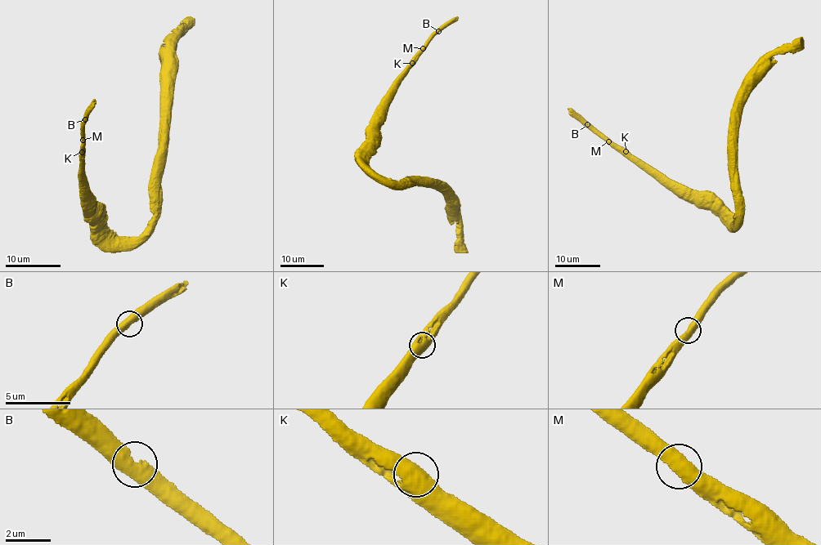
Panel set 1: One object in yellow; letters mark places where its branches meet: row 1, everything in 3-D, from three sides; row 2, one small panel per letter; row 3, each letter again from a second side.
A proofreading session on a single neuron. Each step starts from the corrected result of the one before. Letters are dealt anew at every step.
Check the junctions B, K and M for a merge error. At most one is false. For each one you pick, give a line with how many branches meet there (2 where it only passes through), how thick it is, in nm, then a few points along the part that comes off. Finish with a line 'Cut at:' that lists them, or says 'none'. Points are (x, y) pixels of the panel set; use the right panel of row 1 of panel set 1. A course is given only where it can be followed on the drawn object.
Cut at: none

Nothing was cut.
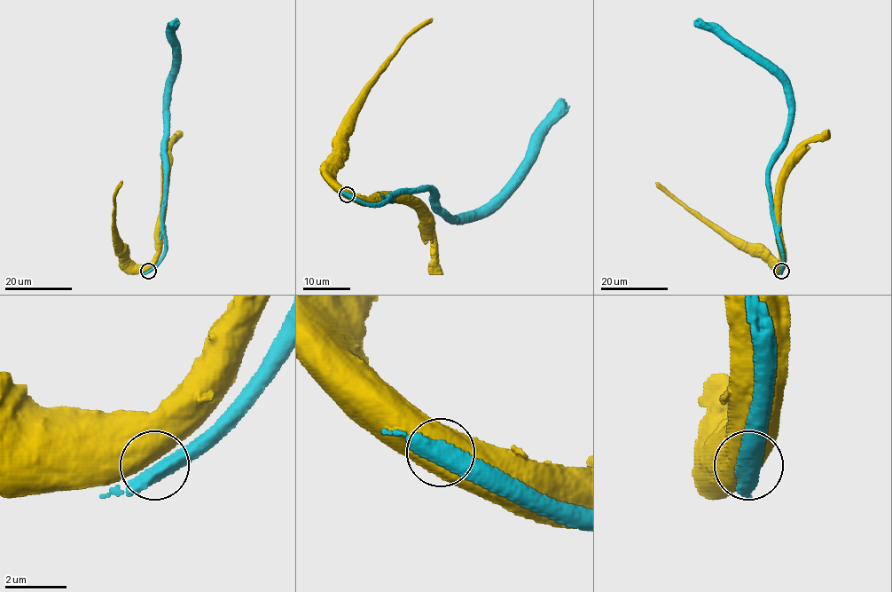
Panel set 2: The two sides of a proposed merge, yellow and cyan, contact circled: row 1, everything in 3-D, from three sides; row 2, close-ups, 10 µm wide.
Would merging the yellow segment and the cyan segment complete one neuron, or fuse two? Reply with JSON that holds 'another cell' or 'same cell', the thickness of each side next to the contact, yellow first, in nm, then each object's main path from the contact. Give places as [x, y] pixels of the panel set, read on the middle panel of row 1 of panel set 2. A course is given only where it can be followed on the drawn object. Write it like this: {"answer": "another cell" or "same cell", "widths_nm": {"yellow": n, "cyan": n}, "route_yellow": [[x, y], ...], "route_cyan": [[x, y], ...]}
{"answer": "another cell", "widths_nm": {"yellow": 750, "cyan": 480}, "route_yellow": [[347, 194], [332, 176], [343, 118], [366, 82], [402, 41], [432, 19]], "route_cyan": [[347, 194], [377, 203], [434, 191], [449, 215], [465, 217], [504, 188], [538, 138]]}

